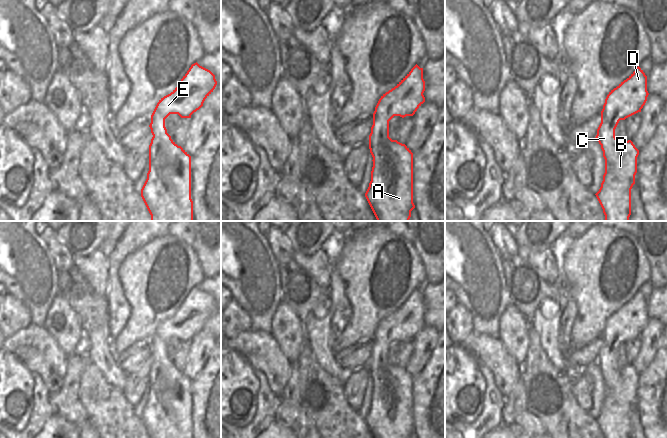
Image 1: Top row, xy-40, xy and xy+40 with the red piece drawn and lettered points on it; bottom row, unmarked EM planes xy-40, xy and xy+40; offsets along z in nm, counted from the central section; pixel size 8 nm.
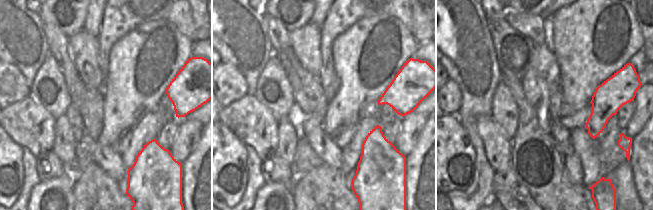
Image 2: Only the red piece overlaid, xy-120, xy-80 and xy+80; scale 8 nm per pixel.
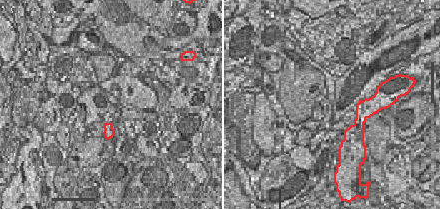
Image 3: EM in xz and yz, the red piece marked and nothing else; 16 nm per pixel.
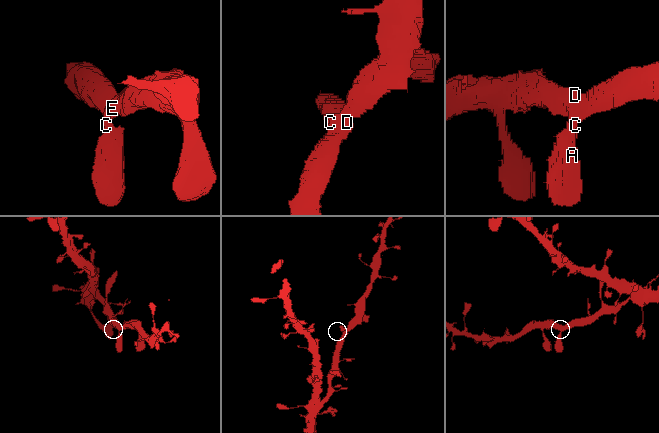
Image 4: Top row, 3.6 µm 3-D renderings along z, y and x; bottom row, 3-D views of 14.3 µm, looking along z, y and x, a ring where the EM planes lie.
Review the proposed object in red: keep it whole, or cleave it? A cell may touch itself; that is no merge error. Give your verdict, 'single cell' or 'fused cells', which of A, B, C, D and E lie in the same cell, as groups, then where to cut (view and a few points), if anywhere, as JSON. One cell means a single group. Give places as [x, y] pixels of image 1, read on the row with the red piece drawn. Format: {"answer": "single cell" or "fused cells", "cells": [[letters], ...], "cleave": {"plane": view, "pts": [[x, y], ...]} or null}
{"answer": "single cell", "cells": [["A", "B", "C", "D", "E"]], "cleave": null}

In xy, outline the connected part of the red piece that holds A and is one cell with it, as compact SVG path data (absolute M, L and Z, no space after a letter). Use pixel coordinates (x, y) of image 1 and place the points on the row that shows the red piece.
M417 64L391 90L379 99L373 113L373 125L369 135L369 149L373 157L371 181L365 197L377 221L409 221L413 203L413 153L405 145L389 137L389 121L394 116L413 116L425 102L423 68Z

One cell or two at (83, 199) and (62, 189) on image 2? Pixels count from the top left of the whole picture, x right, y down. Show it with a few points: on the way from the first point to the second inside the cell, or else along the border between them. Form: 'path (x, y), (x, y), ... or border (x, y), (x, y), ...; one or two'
border (74, 177), (72, 184), (73, 199); two

